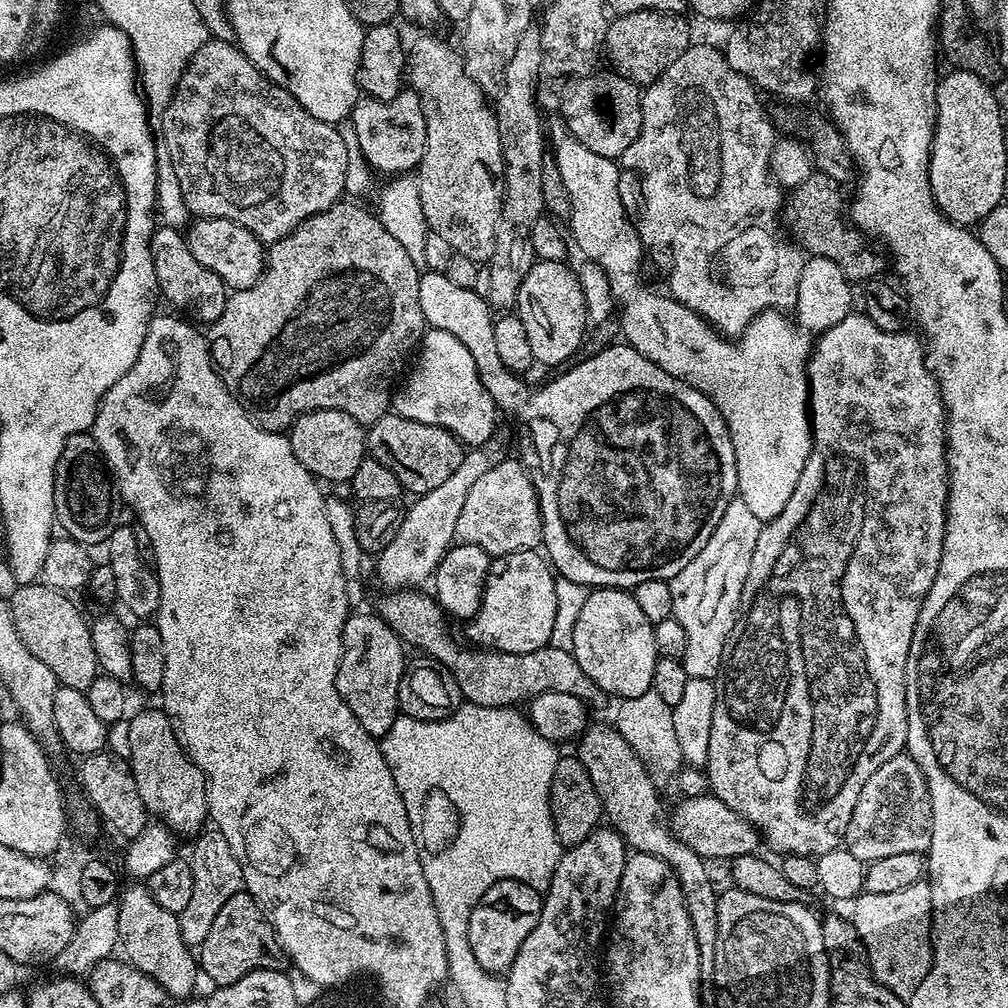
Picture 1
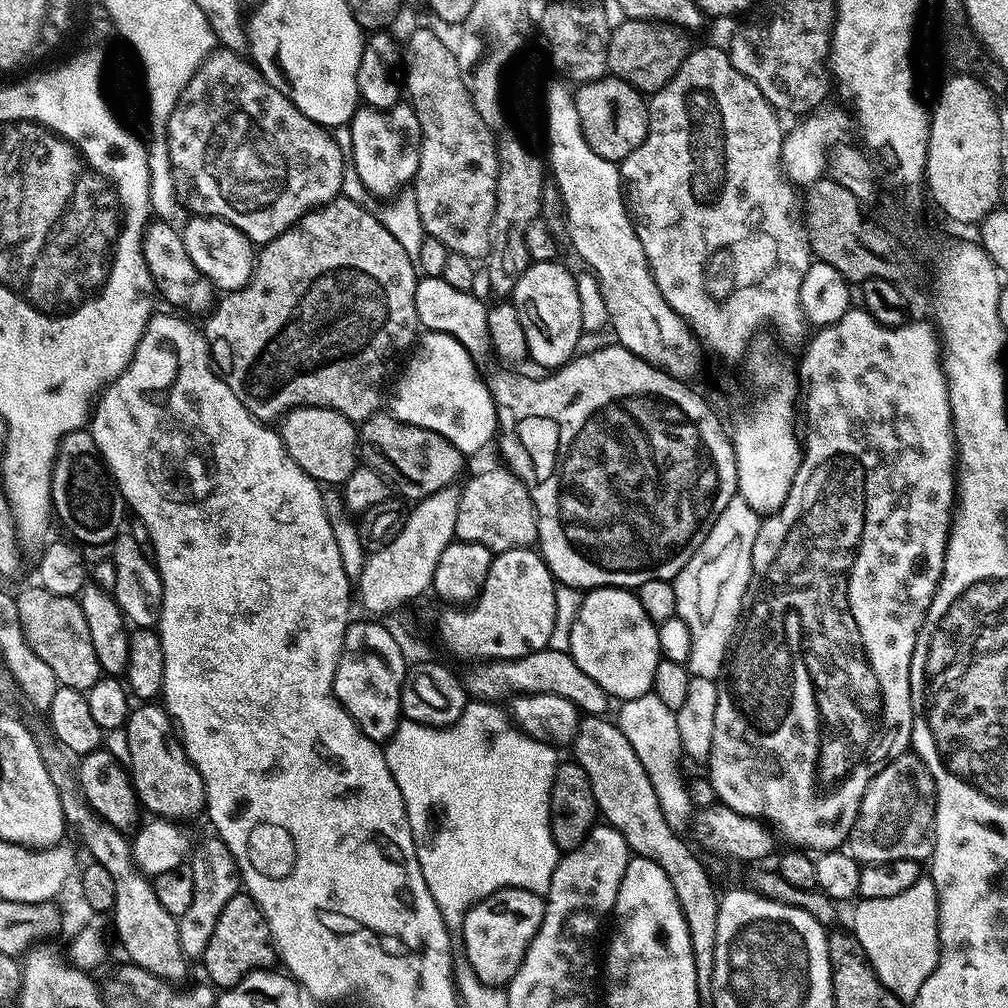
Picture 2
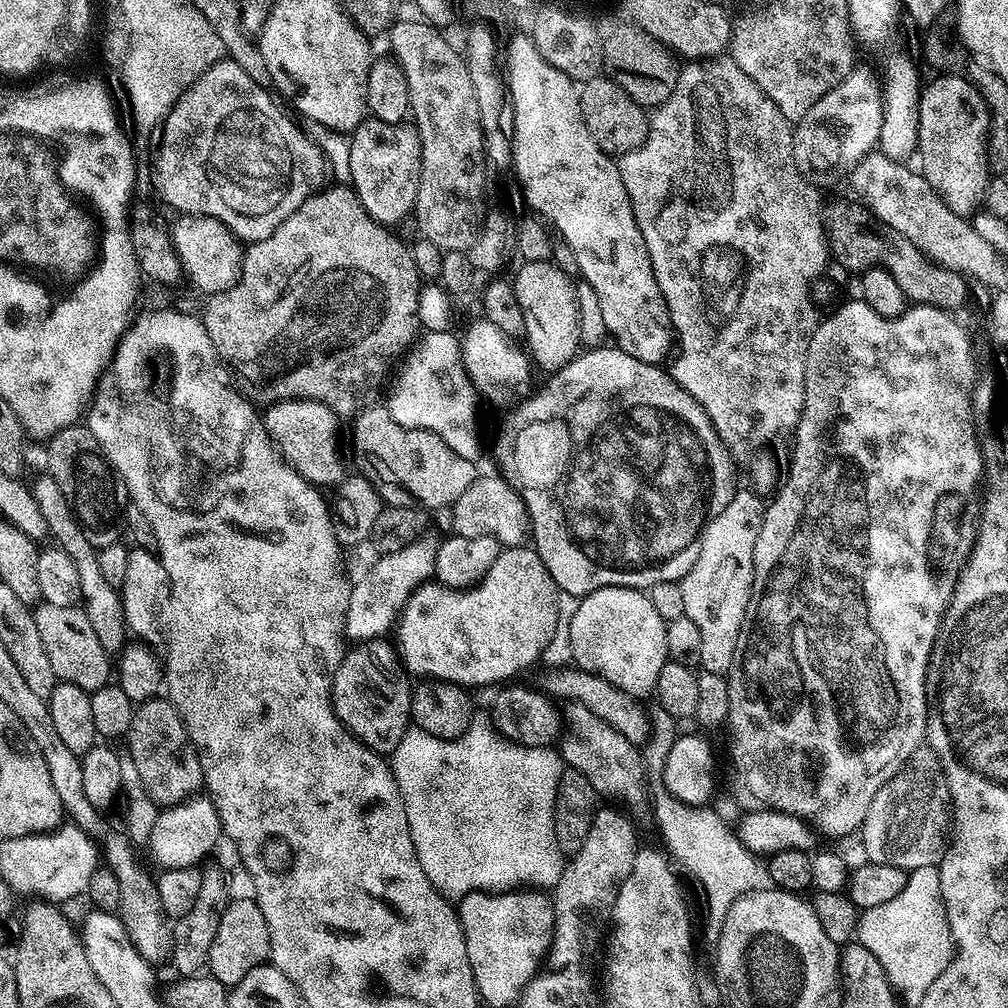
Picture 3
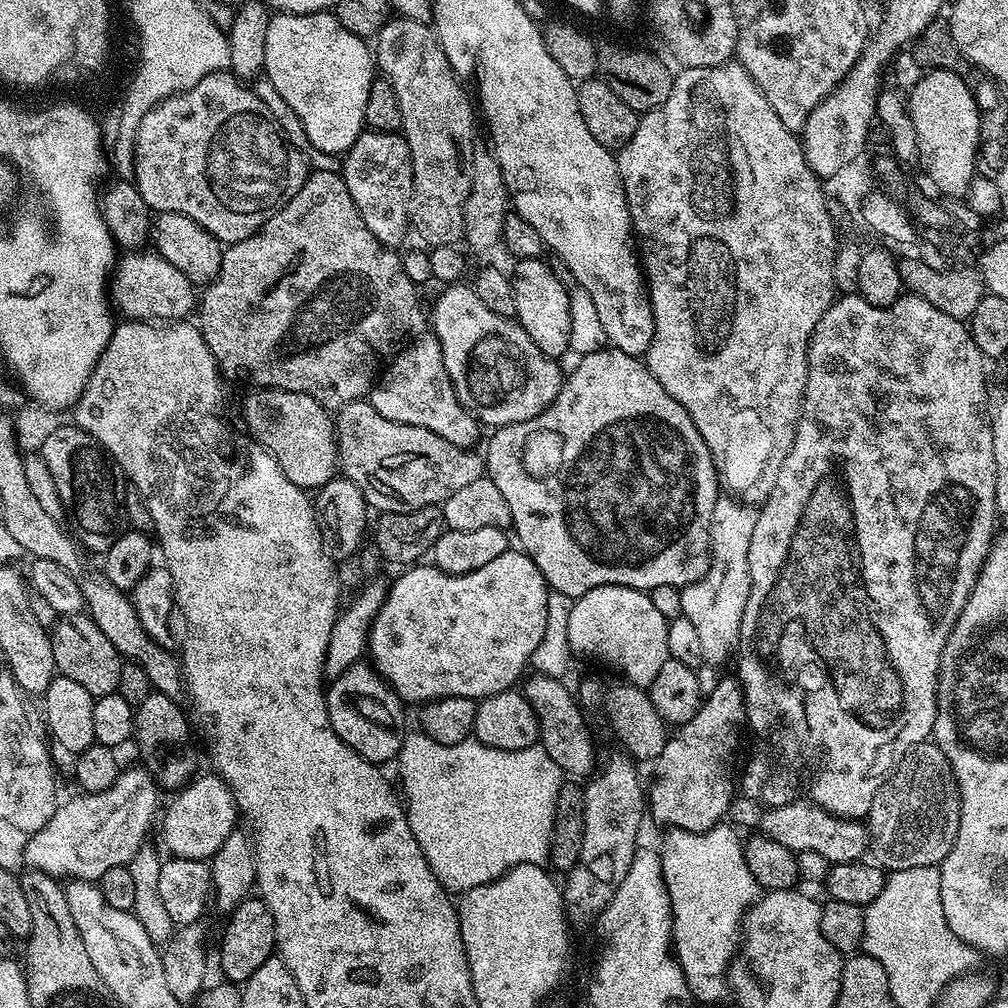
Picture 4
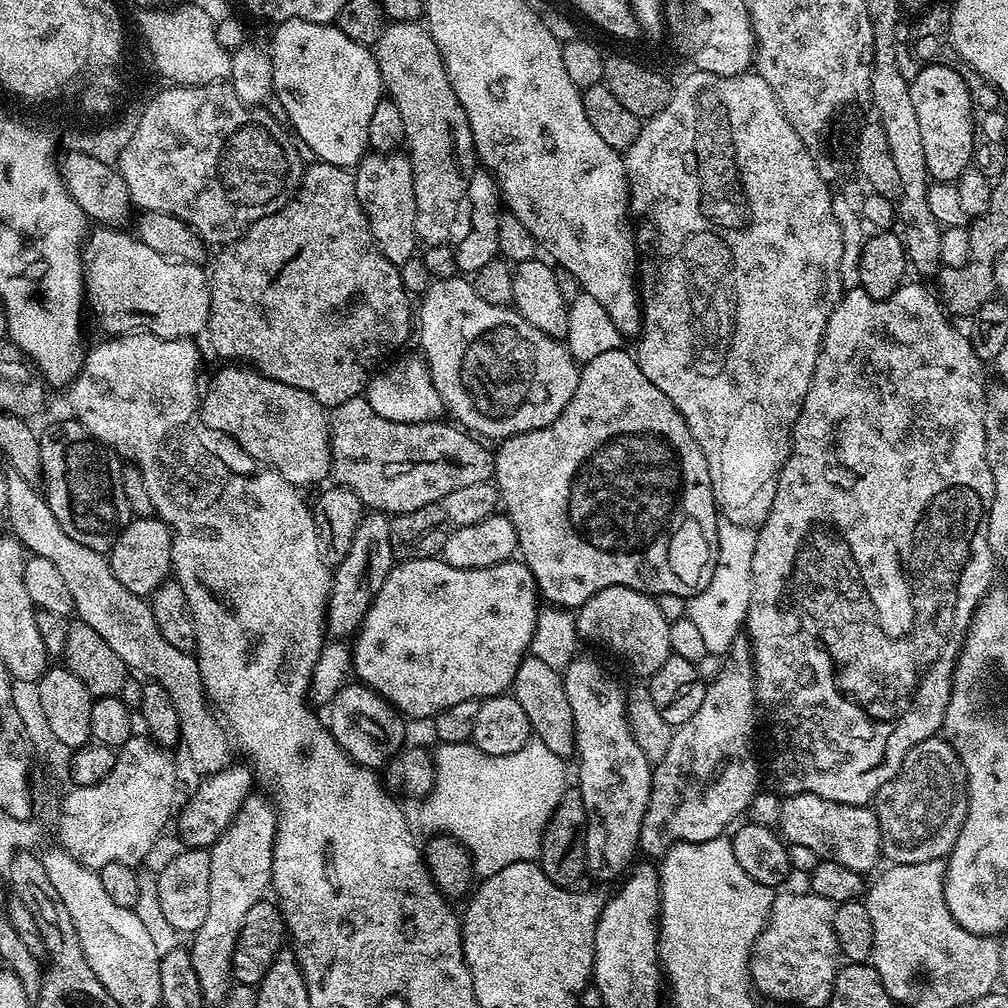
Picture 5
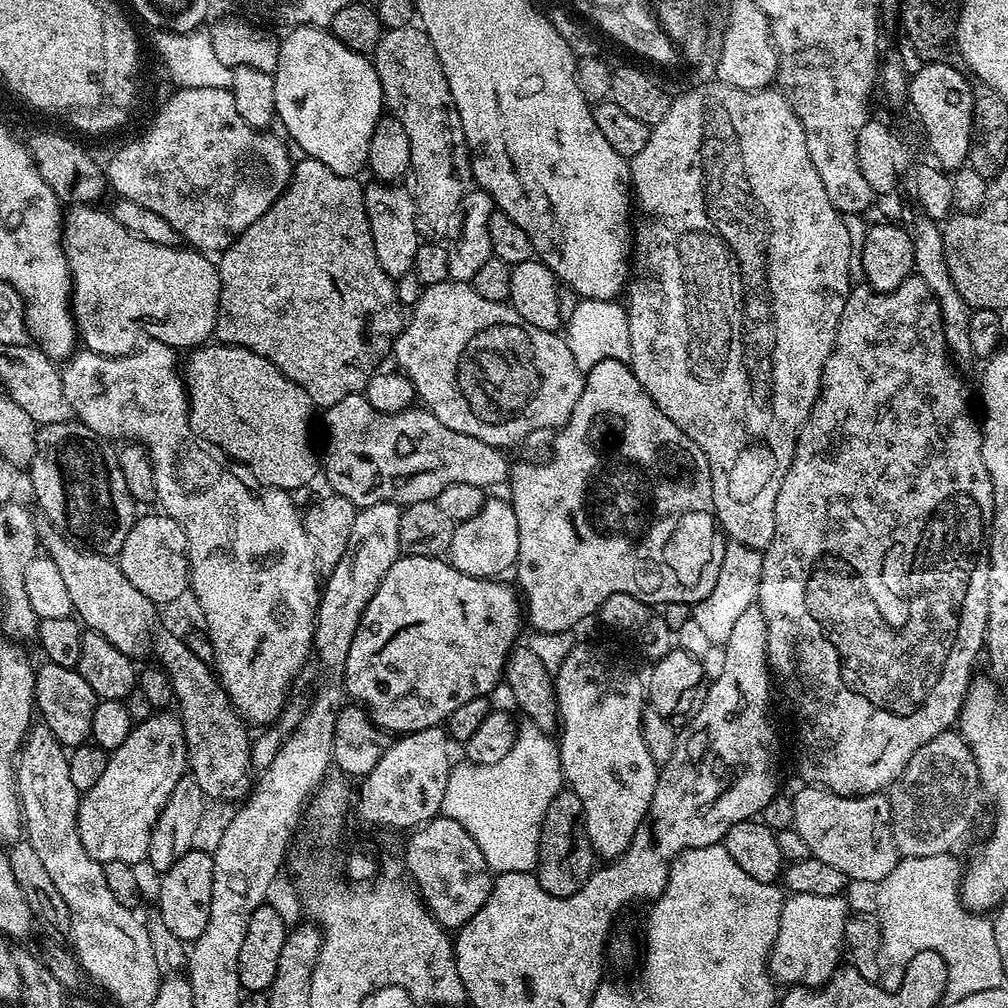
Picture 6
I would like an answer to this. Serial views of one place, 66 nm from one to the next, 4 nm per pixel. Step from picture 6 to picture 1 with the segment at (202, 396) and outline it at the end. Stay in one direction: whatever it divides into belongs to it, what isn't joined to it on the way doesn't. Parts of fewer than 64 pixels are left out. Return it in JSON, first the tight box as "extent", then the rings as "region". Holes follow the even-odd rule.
{"extent":[287,408,366,485],"region":[[[337,408],[302,414],[292,424],[287,437],[298,462],[302,462],[302,466],[306,466],[306,470],[320,482],[329,480],[332,484],[347,485],[354,478],[354,470],[358,470],[366,458],[365,425]]]}

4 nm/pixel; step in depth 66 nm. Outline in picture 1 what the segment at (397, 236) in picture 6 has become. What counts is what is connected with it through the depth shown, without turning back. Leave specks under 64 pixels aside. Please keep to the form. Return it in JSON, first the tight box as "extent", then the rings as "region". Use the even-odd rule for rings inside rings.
{"extent":[351,90,426,174],"region":[[[401,90],[393,100],[361,98],[352,107],[351,124],[356,144],[360,147],[359,155],[364,158],[369,169],[377,168],[378,171],[390,172],[389,174],[408,174],[419,169],[426,150],[426,118],[415,92]]]}

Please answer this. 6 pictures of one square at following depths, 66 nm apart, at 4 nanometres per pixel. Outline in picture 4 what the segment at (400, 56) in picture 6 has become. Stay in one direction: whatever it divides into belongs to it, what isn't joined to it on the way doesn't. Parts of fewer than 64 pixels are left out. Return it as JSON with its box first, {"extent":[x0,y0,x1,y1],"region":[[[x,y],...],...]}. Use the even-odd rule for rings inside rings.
{"extent":[374,18,478,246],"region":[[[392,18],[389,19],[387,26],[380,31],[380,35],[375,37],[374,40],[374,60],[382,71],[383,79],[389,80],[395,88],[395,93],[398,94],[398,100],[400,102],[400,109],[402,110],[402,122],[404,123],[402,129],[402,135],[405,140],[408,141],[410,146],[410,158],[412,159],[412,183],[414,185],[414,216],[418,221],[420,220],[420,228],[424,231],[424,236],[429,240],[429,245],[435,246],[437,244],[456,244],[457,241],[463,237],[466,227],[466,215],[465,210],[468,205],[468,199],[470,198],[470,184],[472,182],[471,171],[466,167],[466,152],[463,152],[460,148],[465,150],[473,147],[474,141],[472,139],[476,136],[476,120],[478,124],[478,116],[474,111],[474,100],[464,93],[461,77],[456,75],[455,70],[450,66],[450,62],[446,58],[446,54],[442,50],[440,45],[440,39],[437,38],[435,31],[428,24],[423,24],[417,20],[410,20],[407,18]]]}

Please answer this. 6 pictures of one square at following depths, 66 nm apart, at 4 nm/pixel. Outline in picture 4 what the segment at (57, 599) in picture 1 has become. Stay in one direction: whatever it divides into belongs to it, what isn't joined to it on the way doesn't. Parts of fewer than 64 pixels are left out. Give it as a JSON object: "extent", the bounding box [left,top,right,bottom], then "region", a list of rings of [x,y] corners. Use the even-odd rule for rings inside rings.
{"extent":[50,611,122,698],"region":[[[83,611],[75,612],[72,616],[60,616],[50,629],[50,635],[59,675],[79,682],[84,689],[90,690],[93,698],[117,691],[122,665],[120,651],[114,646],[114,642],[110,642],[110,638],[106,638],[106,634],[102,634],[102,630],[98,630],[91,616]]]}

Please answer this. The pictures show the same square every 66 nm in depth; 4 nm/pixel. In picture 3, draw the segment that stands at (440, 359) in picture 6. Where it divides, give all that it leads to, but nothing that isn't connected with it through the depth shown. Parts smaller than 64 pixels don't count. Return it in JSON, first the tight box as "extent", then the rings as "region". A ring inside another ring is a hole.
{"extent":[459,318,533,410],"region":[[[477,318],[459,337],[459,357],[464,373],[476,389],[481,401],[489,400],[496,408],[508,410],[529,395],[532,384],[533,361],[523,347],[520,348],[513,337],[506,335],[494,322]]]}

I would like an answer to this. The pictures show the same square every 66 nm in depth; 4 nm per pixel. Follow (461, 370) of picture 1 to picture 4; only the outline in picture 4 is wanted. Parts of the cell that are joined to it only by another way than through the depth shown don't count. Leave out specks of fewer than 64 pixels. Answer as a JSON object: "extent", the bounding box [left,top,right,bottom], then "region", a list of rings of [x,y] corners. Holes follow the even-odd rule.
{"extent":[368,334,482,449],"region":[[[427,334],[411,343],[409,341],[390,361],[390,366],[383,369],[379,380],[373,385],[368,395],[368,401],[384,418],[404,425],[422,426],[423,429],[432,430],[439,437],[445,438],[459,448],[471,449],[482,431],[479,420],[472,416],[461,406],[453,384],[445,374],[445,364],[442,358],[441,346],[434,334]]]}

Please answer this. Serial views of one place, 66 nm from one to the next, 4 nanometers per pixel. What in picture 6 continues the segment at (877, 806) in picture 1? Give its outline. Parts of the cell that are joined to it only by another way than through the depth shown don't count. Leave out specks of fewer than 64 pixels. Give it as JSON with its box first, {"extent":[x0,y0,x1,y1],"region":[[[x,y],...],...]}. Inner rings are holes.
{"extent":[886,731,982,858],"region":[[[959,731],[930,738],[906,762],[906,770],[886,792],[892,815],[892,837],[901,857],[926,858],[926,854],[952,852],[968,832],[982,801],[978,762]]]}

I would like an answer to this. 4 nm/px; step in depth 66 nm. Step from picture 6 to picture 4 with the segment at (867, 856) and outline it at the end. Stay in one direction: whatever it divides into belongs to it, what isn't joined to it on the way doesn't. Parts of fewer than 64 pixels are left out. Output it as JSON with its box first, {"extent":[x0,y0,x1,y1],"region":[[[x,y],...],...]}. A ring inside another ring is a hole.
{"extent":[759,798,870,865],"region":[[[803,798],[793,804],[783,804],[777,808],[768,808],[763,813],[759,831],[765,836],[774,838],[774,842],[782,842],[794,853],[814,850],[814,854],[822,854],[829,865],[850,864],[861,859],[863,852],[870,848],[867,827],[860,820],[847,820],[845,816],[835,816]]]}

